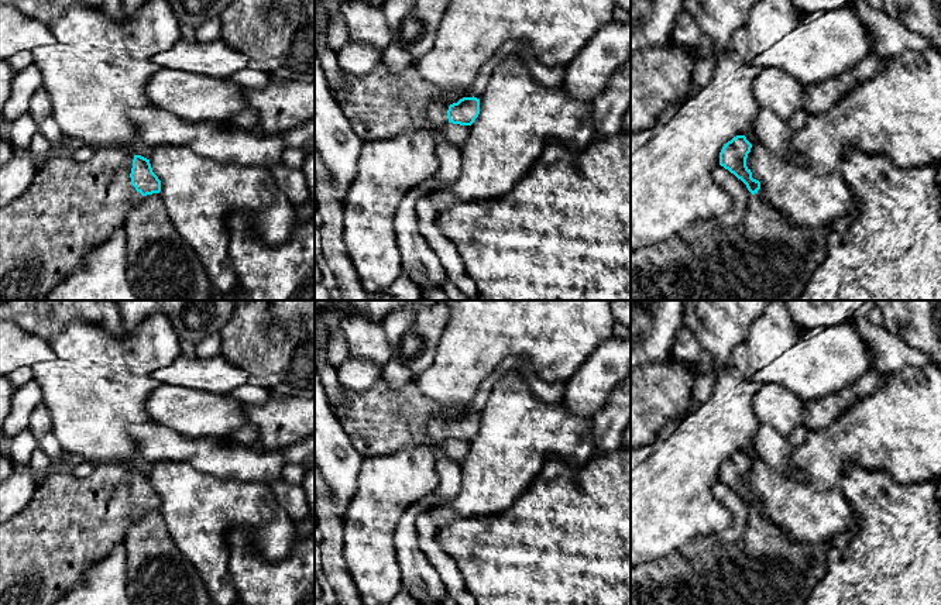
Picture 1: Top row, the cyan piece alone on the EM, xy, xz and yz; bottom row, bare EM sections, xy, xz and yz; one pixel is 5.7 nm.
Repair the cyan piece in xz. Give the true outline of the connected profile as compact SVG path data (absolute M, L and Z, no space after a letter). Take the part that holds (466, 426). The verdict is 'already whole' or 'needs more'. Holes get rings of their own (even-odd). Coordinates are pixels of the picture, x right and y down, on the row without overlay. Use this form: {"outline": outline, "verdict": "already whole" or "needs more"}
{"outline": "M380 379L360 392L343 386L343 395L343 405L329 402L364 458L418 446L437 450L449 439L471 441L480 430L480 415L449 416L415 384L389 386Z", "verdict": "needs more"}

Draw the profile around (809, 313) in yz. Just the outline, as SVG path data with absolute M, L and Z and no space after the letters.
M782 300L793 320L806 327L834 327L849 322L869 300Z

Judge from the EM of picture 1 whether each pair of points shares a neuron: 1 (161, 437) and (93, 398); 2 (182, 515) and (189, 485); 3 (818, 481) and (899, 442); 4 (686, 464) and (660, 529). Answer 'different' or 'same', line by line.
1: different
2: same
3: same
4: same

